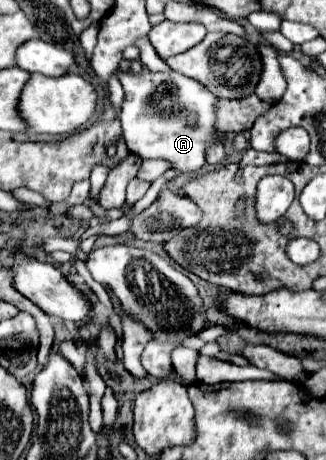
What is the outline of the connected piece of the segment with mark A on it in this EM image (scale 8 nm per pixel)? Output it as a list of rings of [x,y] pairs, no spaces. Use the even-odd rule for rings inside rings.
[[[119,69],[115,75],[125,91],[125,103],[119,119],[129,151],[139,155],[141,159],[167,159],[173,169],[179,169],[183,173],[201,171],[205,165],[205,149],[215,135],[213,123],[217,97],[213,97],[207,87],[201,87],[201,83],[181,73],[131,73]],[[161,85],[167,87],[167,93],[171,97],[169,117],[163,117],[163,113],[159,113],[151,105],[151,95],[155,95]]]

